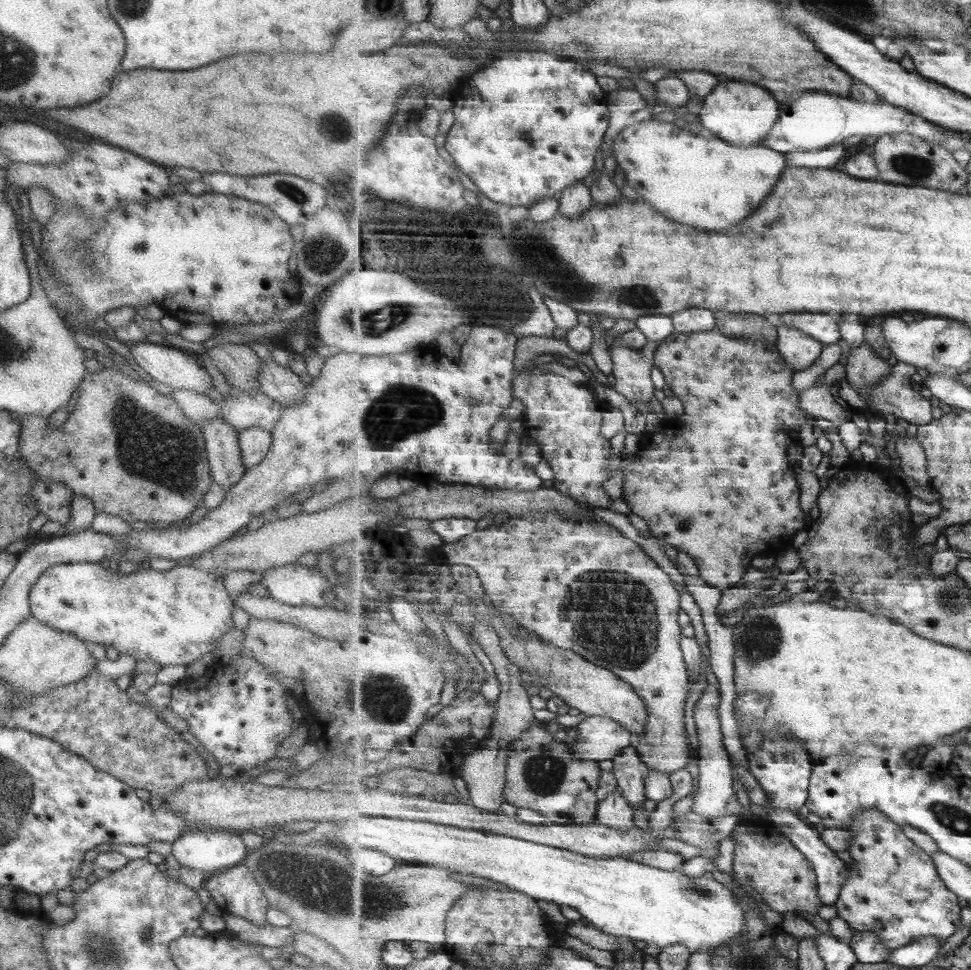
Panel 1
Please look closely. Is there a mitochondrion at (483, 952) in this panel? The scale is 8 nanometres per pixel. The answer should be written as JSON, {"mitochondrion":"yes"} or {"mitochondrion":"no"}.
{"mitochondrion":"no"}

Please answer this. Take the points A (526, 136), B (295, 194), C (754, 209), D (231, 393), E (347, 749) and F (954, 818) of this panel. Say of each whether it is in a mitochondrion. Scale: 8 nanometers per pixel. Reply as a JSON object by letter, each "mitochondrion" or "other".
{"A":"mitochondrion","B":"mitochondrion","C":"other","D":"other","E":"other","F":"mitochondrion"}

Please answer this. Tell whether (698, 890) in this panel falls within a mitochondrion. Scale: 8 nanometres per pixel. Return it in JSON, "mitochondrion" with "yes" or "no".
{"mitochondrion":"yes"}

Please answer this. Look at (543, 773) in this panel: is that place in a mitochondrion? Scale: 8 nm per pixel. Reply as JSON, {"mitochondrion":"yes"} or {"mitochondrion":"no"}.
{"mitochondrion":"yes"}

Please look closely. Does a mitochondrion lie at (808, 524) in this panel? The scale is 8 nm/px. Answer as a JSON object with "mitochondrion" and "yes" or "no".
{"mitochondrion":"no"}

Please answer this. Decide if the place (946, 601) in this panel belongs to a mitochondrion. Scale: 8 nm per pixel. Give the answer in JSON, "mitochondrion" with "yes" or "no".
{"mitochondrion":"yes"}

